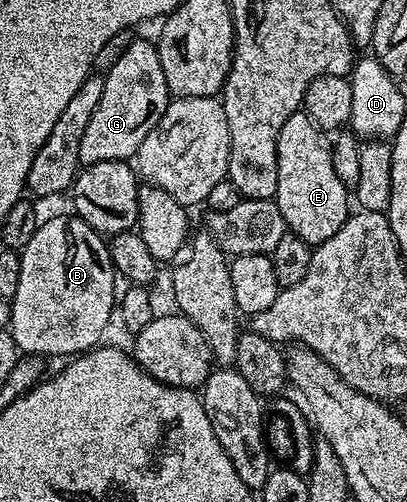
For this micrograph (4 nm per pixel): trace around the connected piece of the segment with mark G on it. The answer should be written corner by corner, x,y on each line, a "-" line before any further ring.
131,40
124,55
120,55
120,59
116,59
116,63
104,75
104,95
100,95
100,103
91,121
88,122
88,128
84,131
84,139
80,139
79,166
85,167
105,161
130,161
137,154
140,143
144,143
148,131
152,131
152,127
160,123
171,100
172,94
164,79
164,67
160,67
157,44
153,40

